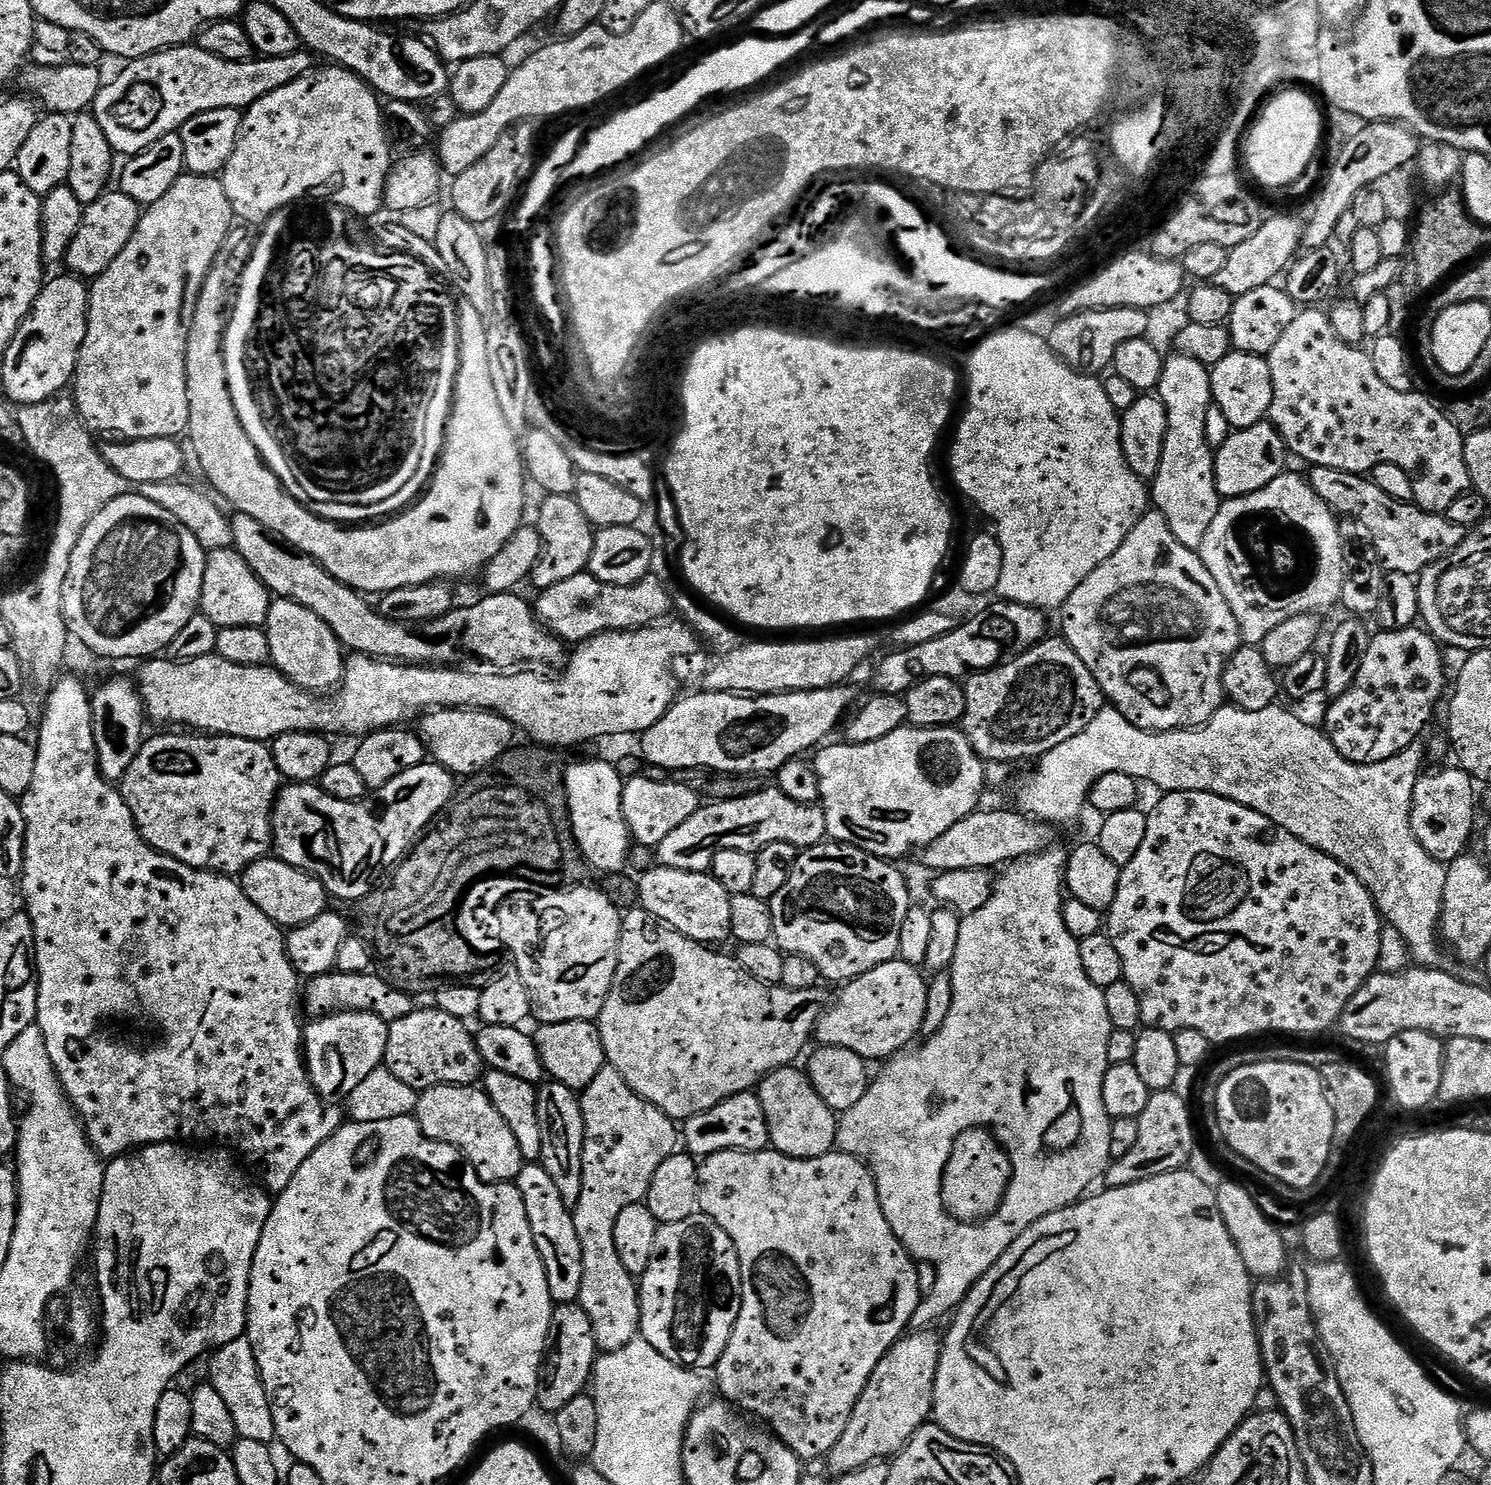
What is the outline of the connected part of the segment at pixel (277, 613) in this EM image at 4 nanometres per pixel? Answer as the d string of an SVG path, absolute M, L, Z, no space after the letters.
M273 599L266 625L270 642L271 663L300 688L317 694L328 694L339 689L344 679L346 652L339 638L306 606L293 600Z

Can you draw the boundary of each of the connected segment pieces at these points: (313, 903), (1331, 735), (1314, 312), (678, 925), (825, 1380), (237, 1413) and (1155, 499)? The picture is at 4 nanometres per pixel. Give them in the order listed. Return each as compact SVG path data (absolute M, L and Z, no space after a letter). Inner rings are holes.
M265 858L251 864L242 873L242 887L246 898L266 914L281 929L301 928L303 924L314 922L329 907L330 897L324 883L309 872L295 868L279 858Z
M1413 626L1377 633L1372 636L1353 685L1328 704L1326 735L1338 754L1355 764L1377 764L1417 743L1440 695L1442 700L1446 692L1444 656L1431 632Z
M1316 306L1297 311L1294 322L1282 330L1282 338L1267 354L1274 386L1267 419L1282 434L1289 453L1305 460L1308 466L1361 474L1370 474L1379 464L1402 466L1410 474L1410 482L1414 482L1412 503L1424 512L1446 514L1456 499L1473 491L1470 470L1466 470L1465 437L1450 422L1447 411L1427 400L1419 390L1403 392L1386 386L1374 371L1371 355L1363 347L1342 342L1334 332L1331 315L1320 311L1324 310Z
M652 866L652 869L644 877L639 877L638 883L640 886L639 907L645 908L650 914L654 914L654 918L666 922L666 926L670 926L678 934L682 934L699 944L709 946L720 946L723 940L726 942L732 940L730 902L733 897L726 890L726 886L722 886L722 882L715 880L708 872L691 872L690 870Z
M775 1150L719 1152L699 1161L698 1186L700 1212L722 1226L726 1234L730 1234L730 1242L734 1242L734 1250L738 1250L738 1262L742 1270L742 1310L738 1314L738 1322L734 1326L730 1342L714 1369L716 1384L721 1392L719 1395L741 1413L765 1420L760 1422L767 1425L772 1435L779 1438L787 1448L794 1450L801 1461L827 1457L838 1438L842 1438L842 1430L846 1430L850 1414L862 1390L866 1390L866 1382L870 1382L878 1362L882 1362L882 1358L896 1345L896 1341L909 1331L914 1310L918 1310L922 1299L917 1261L908 1253L906 1246L902 1246L894 1230L890 1230L890 1222L886 1222L886 1214L882 1214L882 1202L878 1198L872 1169L859 1156L847 1156L842 1151L833 1150L825 1156L803 1160Z
M246 1338L230 1342L215 1349L210 1359L212 1362L210 1383L214 1386L214 1390L218 1390L218 1394L222 1394L226 1406L230 1406L230 1414L234 1414L234 1426L238 1426L238 1437L272 1444L276 1440L274 1414L250 1342Z
M1179 354L1169 355L1162 366L1158 395L1166 406L1168 425L1166 442L1162 446L1162 466L1158 466L1158 474L1150 481L1150 500L1155 511L1162 514L1166 526L1170 526L1170 534L1174 534L1174 538L1178 538L1182 546L1198 550L1222 503L1220 492L1216 489L1214 450L1206 442L1206 410L1214 406L1209 369L1205 368L1202 362L1194 362L1194 358L1186 358Z

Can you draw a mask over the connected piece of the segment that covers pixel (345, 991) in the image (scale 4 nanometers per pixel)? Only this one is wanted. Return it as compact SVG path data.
M333 970L325 976L313 976L302 992L303 1007L306 1012L308 1008L312 1018L330 1016L333 1012L369 1012L385 1020L388 1025L398 1018L406 1018L414 1010L413 997L405 989L393 986L383 975L372 975L371 971L346 974Z

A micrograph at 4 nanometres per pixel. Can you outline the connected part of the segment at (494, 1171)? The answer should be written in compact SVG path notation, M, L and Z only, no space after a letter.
M443 1084L437 1088L423 1089L419 1093L414 1115L416 1121L422 1126L426 1138L446 1142L457 1148L474 1166L478 1178L482 1178L488 1184L506 1184L515 1181L516 1176L524 1169L526 1161L522 1150L518 1150L518 1138L510 1134L510 1126L502 1122L502 1114L494 1110L490 1098L479 1087Z

